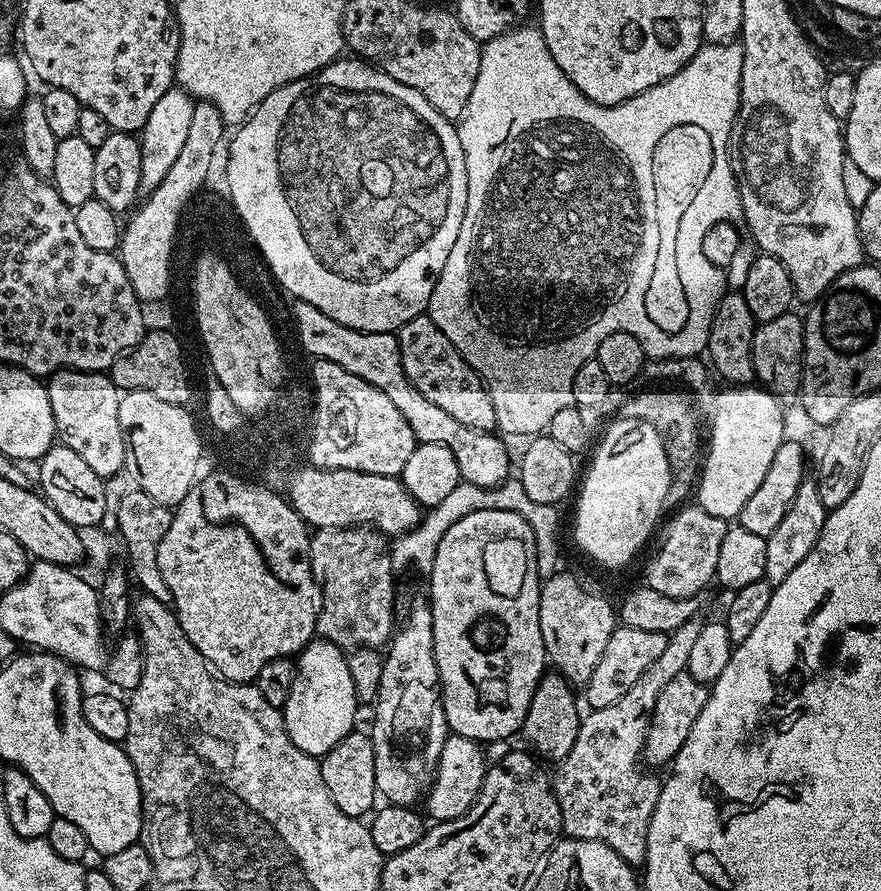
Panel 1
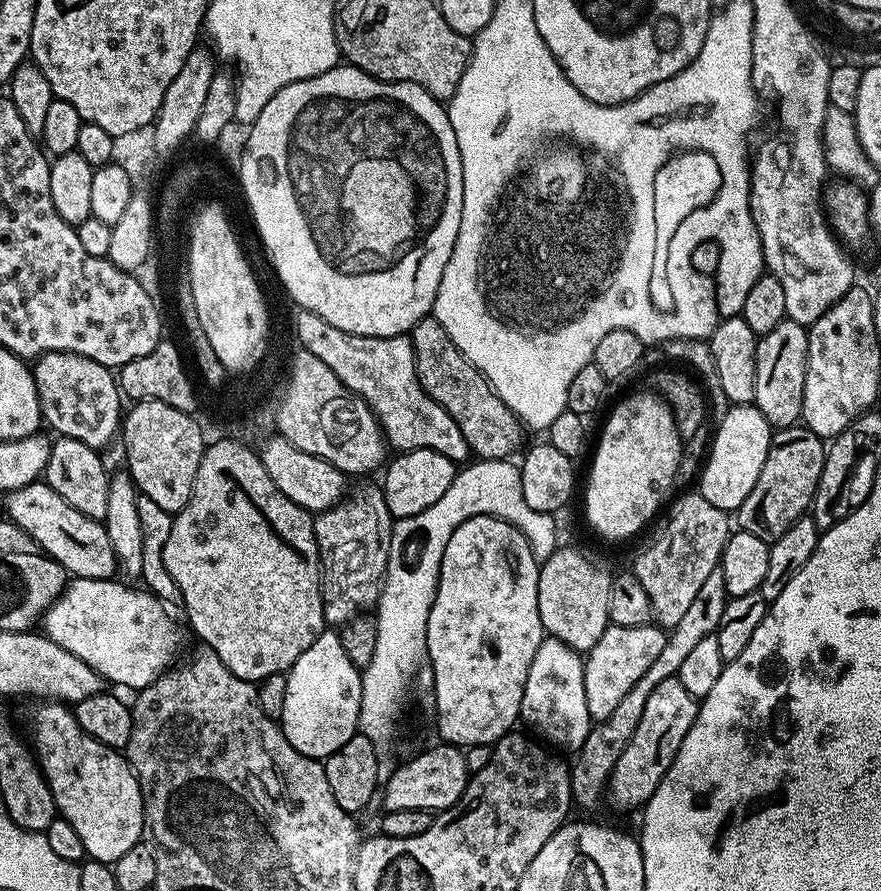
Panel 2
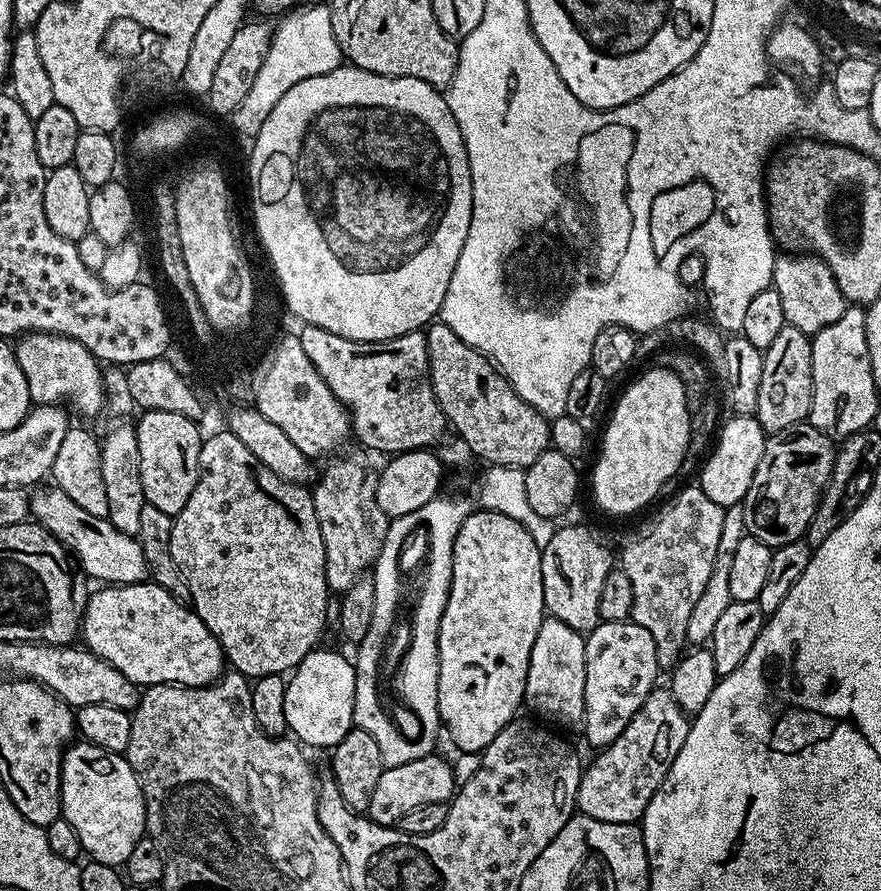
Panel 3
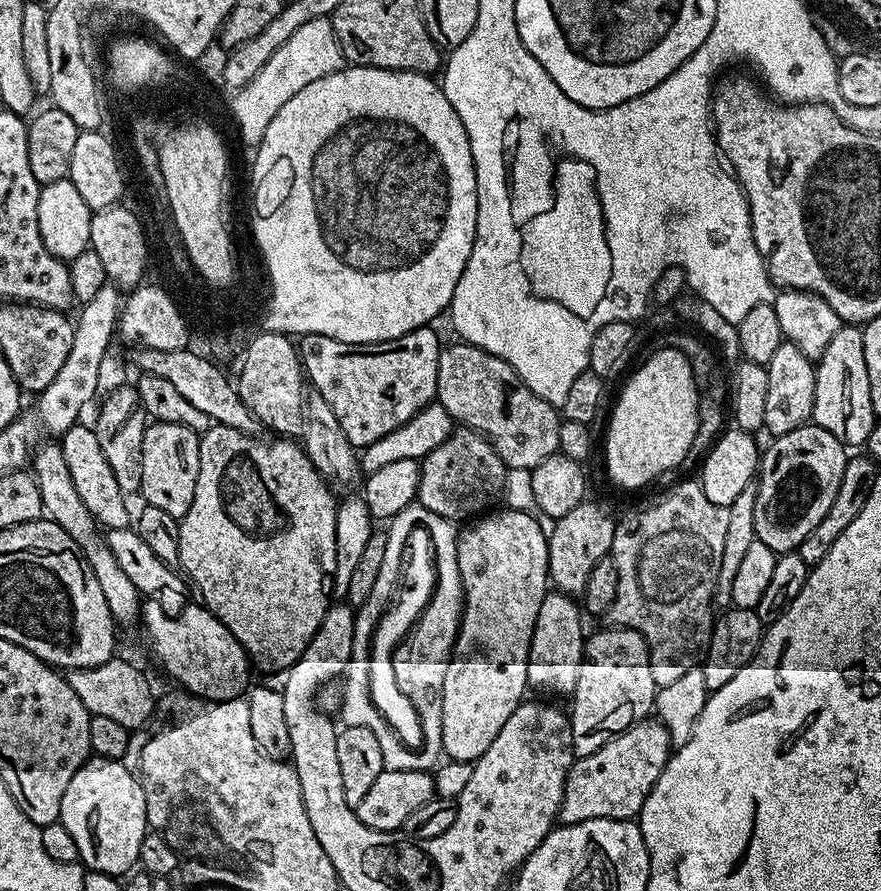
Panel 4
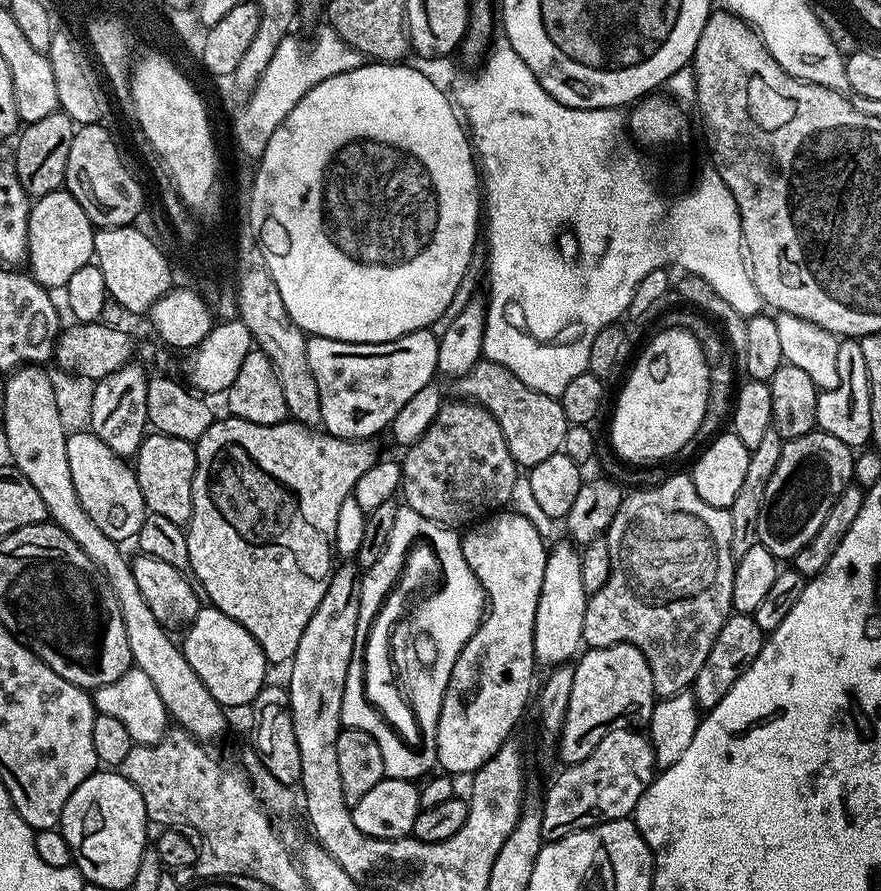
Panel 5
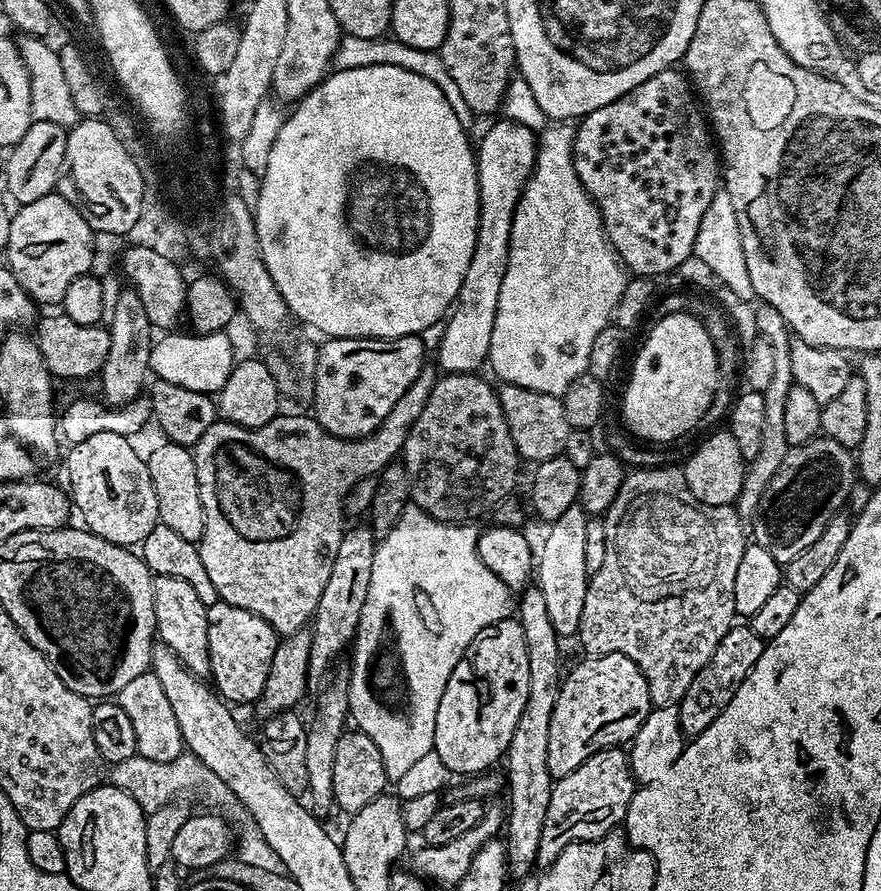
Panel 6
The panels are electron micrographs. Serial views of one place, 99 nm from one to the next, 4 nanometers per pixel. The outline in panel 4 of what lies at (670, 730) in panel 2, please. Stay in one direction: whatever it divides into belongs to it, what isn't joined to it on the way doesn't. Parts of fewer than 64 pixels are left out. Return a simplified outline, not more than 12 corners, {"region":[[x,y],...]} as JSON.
{"region":[[645,718],[568,769],[561,825],[639,817],[673,742]]}

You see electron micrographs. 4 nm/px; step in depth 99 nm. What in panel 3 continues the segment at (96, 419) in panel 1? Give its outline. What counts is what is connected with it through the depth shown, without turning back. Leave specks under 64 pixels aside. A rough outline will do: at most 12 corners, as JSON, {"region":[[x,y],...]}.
{"region":[[26,332],[14,351],[33,405],[105,411],[82,342]]}

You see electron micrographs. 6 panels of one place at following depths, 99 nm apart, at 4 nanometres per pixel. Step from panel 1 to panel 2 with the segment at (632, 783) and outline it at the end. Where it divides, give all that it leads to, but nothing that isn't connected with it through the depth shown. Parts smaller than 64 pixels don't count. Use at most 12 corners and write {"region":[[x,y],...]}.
{"region":[[712,572],[665,635],[662,651],[593,723],[576,765],[572,799],[592,808],[634,730],[646,698],[702,638],[715,633],[729,599]]}

